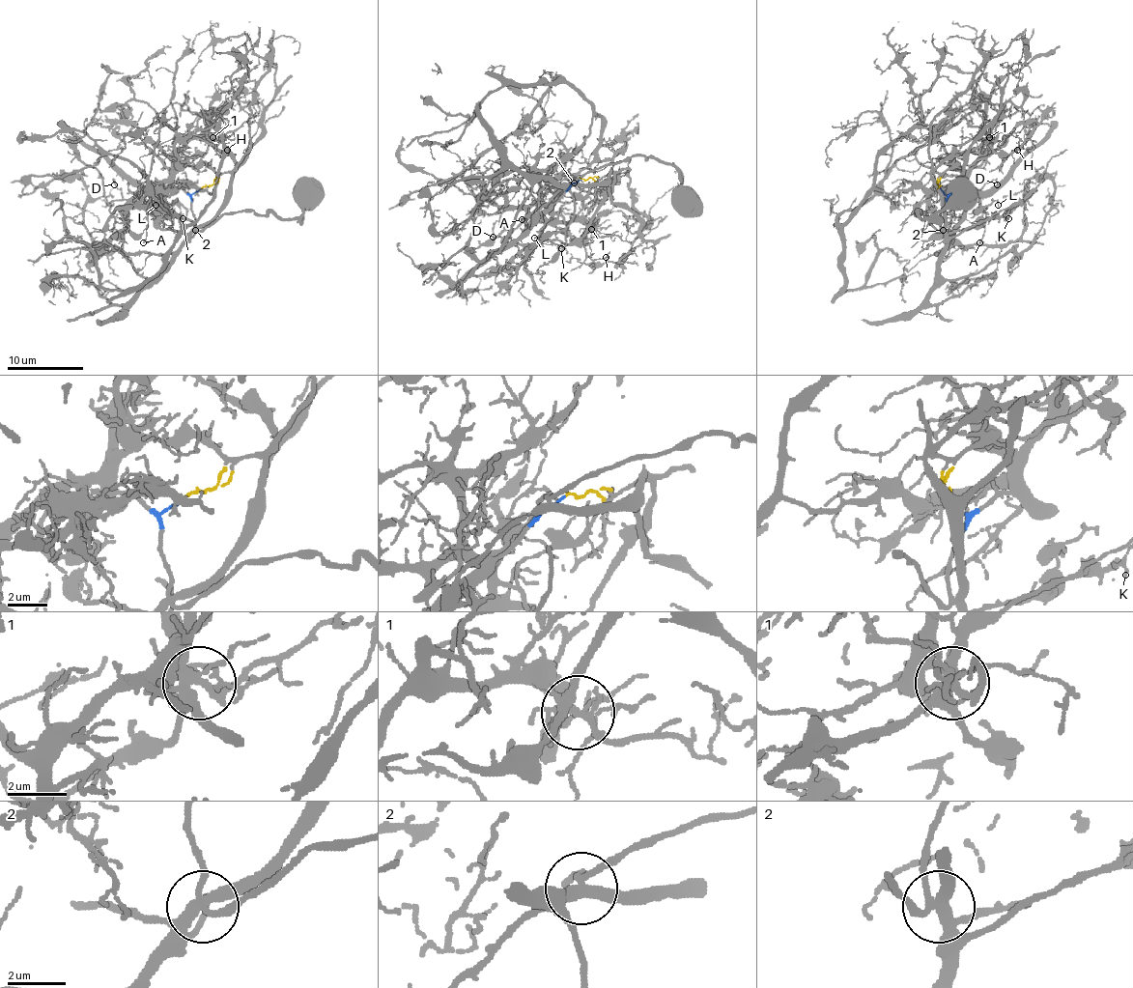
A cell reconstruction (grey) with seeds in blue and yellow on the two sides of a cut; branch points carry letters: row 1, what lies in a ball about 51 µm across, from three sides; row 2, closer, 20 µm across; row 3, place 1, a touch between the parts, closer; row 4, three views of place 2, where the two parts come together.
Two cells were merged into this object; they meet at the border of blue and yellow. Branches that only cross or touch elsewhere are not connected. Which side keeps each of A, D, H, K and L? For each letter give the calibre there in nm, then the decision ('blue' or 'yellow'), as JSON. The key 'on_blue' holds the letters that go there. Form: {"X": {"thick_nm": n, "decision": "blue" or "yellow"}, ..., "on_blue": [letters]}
{"A": {"thick_nm": 170, "decision": "blue"}, "D": {"thick_nm": 140, "decision": "blue"}, "H": {"thick_nm": 80, "decision": "yellow"}, "K": {"thick_nm": 120, "decision": "yellow"}, "L": {"thick_nm": 140, "decision": "blue"}, "on_blue": ["A", "D", "L"]}

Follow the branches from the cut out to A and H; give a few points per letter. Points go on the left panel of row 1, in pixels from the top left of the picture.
A: (202, 188), (192, 194), (186, 194), (177, 186), (154, 194), (150, 192), (146, 196), (148, 227), (143, 241)
H: (202, 186), (213, 184), (236, 165), (215, 146), (213, 133), (227, 150)

